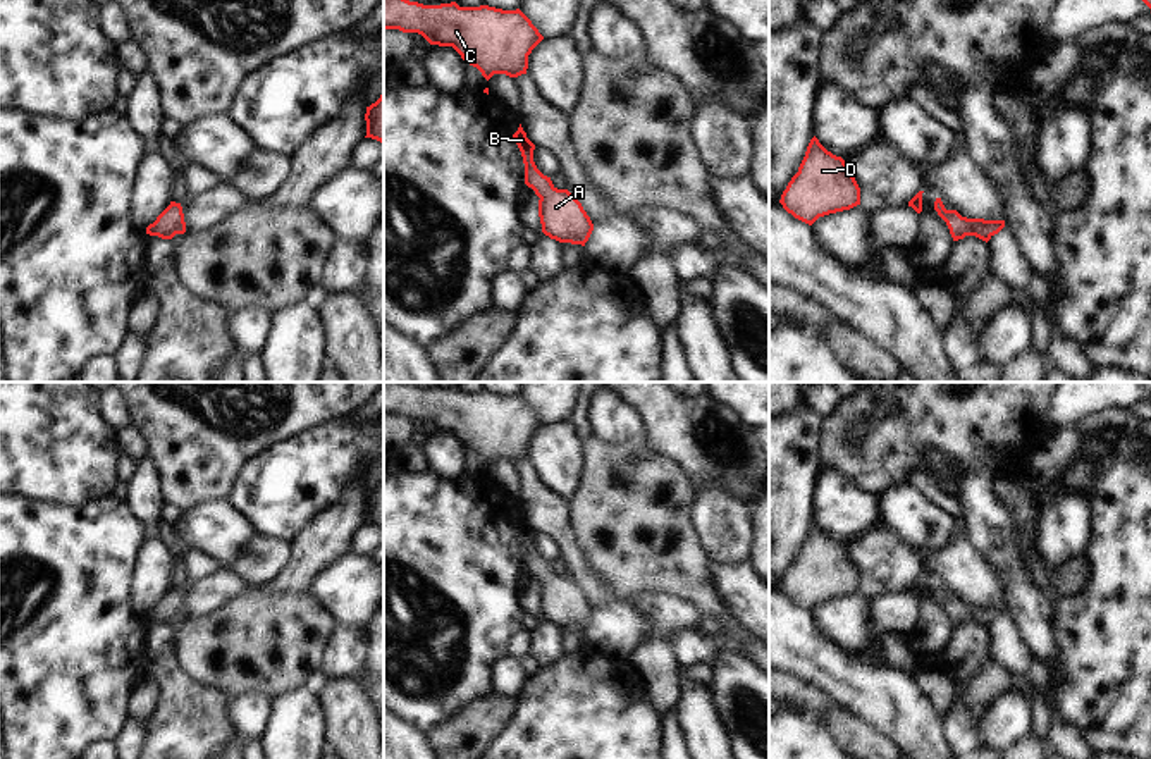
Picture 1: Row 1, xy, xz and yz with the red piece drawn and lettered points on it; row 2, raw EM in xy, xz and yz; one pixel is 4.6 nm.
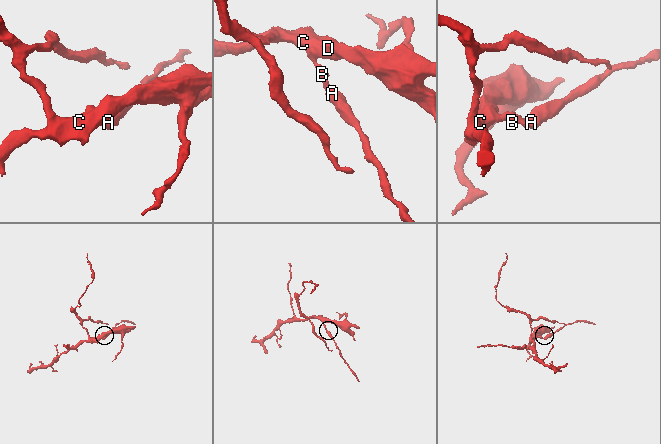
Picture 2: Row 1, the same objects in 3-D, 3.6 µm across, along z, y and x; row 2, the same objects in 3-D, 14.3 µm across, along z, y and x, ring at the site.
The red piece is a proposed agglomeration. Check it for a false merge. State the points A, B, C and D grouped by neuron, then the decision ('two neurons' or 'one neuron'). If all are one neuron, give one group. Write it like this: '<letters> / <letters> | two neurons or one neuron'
A B C D | one neuron

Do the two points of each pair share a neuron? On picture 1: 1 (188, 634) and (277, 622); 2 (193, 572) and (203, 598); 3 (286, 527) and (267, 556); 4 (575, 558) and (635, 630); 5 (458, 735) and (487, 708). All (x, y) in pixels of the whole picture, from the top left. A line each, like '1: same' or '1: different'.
1: same
2: different
3: different
4: same
5: same

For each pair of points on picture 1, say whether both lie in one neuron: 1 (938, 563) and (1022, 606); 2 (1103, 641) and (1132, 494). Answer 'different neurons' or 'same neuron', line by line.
1: different neurons
2: same neuron

